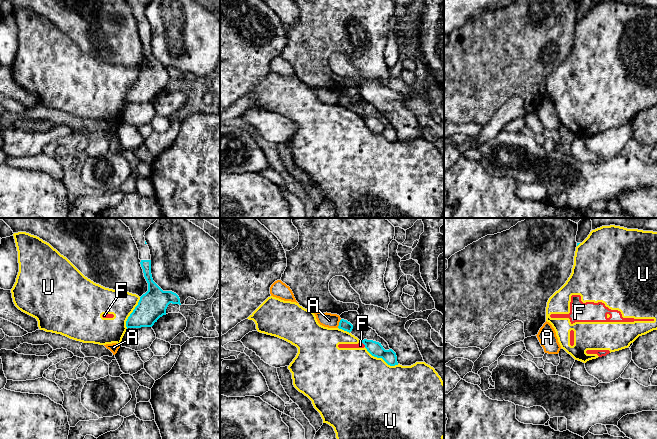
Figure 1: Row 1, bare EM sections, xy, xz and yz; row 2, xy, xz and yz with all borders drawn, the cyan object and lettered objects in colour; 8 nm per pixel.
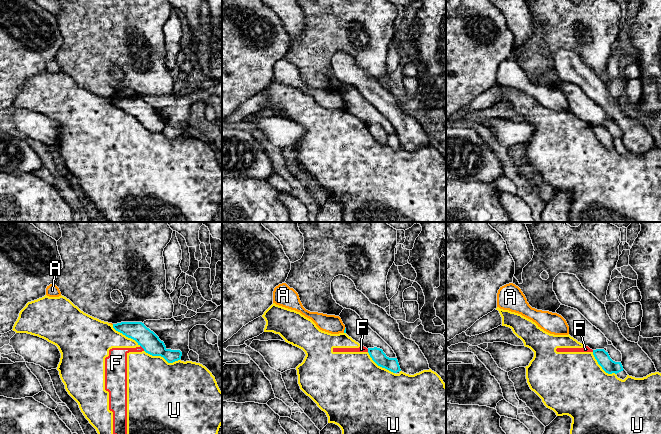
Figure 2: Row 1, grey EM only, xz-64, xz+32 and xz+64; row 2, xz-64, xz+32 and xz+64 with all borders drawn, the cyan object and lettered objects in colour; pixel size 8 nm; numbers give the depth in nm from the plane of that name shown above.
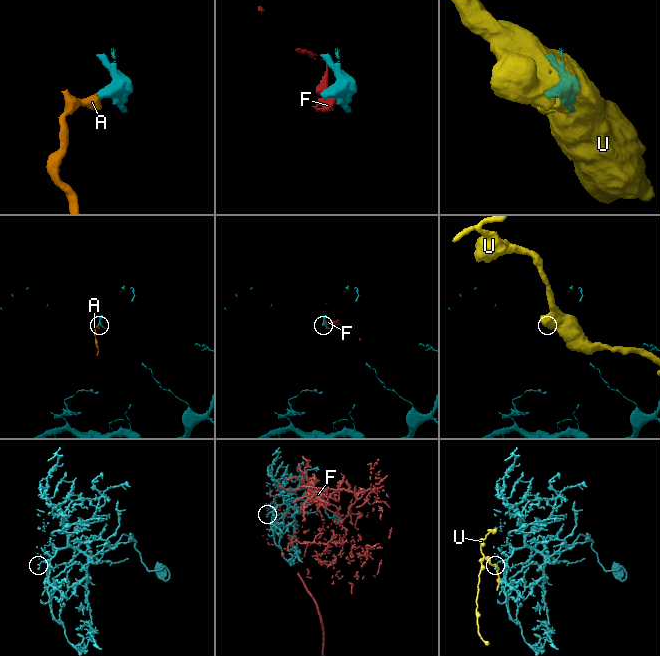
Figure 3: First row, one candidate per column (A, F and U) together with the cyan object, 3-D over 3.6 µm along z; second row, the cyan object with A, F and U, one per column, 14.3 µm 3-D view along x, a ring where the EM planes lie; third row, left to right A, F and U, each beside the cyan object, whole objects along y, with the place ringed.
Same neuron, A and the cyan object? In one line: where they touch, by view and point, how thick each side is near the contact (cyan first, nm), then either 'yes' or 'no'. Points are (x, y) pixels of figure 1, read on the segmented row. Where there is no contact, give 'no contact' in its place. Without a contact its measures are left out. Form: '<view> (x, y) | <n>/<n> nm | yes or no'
xz (339, 323) | 80/120 nm | no

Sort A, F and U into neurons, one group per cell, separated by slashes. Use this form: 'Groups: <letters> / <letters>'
Groups: A / F U

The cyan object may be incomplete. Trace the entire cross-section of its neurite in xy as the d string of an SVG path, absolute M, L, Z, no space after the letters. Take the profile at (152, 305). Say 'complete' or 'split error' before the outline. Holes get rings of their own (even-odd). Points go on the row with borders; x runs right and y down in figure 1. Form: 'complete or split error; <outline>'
split error; M118 218L131 231L139 250L140 264L148 283L148 291L140 297L138 305L126 321L128 328L152 327L157 320L166 315L170 303L179 304L179 296L172 291L163 291L154 281L151 274L151 255L145 241L145 231L157 218Z

